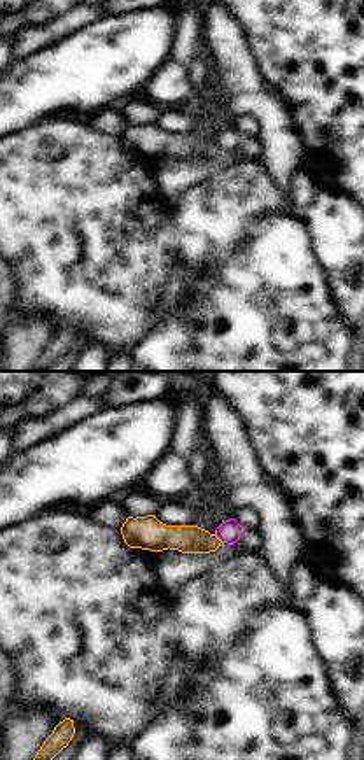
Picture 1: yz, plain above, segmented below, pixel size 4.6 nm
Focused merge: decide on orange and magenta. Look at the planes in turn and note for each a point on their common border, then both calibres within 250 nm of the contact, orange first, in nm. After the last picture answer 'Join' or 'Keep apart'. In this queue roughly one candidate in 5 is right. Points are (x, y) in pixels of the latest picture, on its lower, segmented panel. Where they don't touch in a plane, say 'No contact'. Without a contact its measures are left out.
Touches orange at (217, 538). Thickness 130 nm (orange) against 110 nm

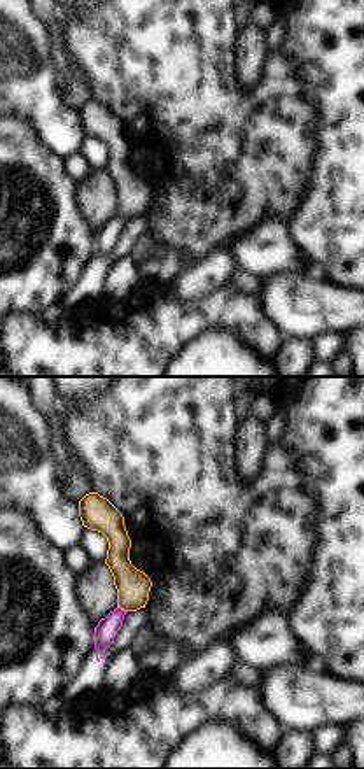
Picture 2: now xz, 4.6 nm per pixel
Touches orange at (123, 608). Thickness 160 nm (orange) against 100 nm

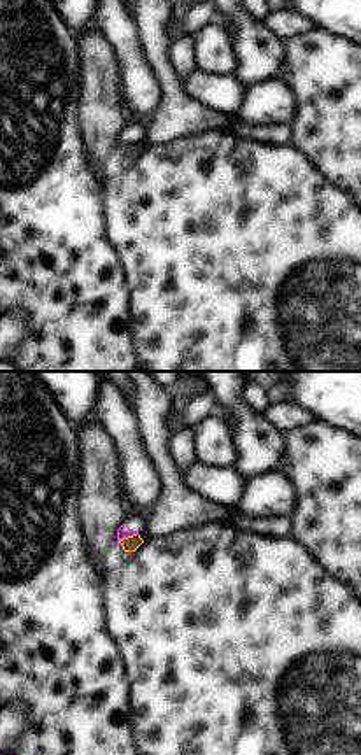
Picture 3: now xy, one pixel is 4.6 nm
Touches orange at (128, 536). Thickness 70 nm (orange) against 60 nm

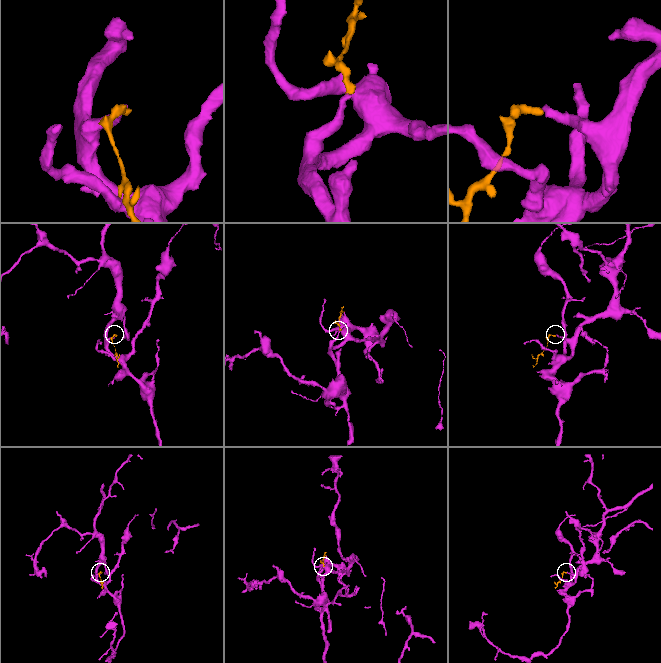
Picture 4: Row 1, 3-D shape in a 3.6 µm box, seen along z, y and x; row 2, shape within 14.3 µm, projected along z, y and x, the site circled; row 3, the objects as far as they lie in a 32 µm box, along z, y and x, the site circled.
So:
Keep apart

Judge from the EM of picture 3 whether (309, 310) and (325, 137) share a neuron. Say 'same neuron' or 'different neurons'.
different neurons

